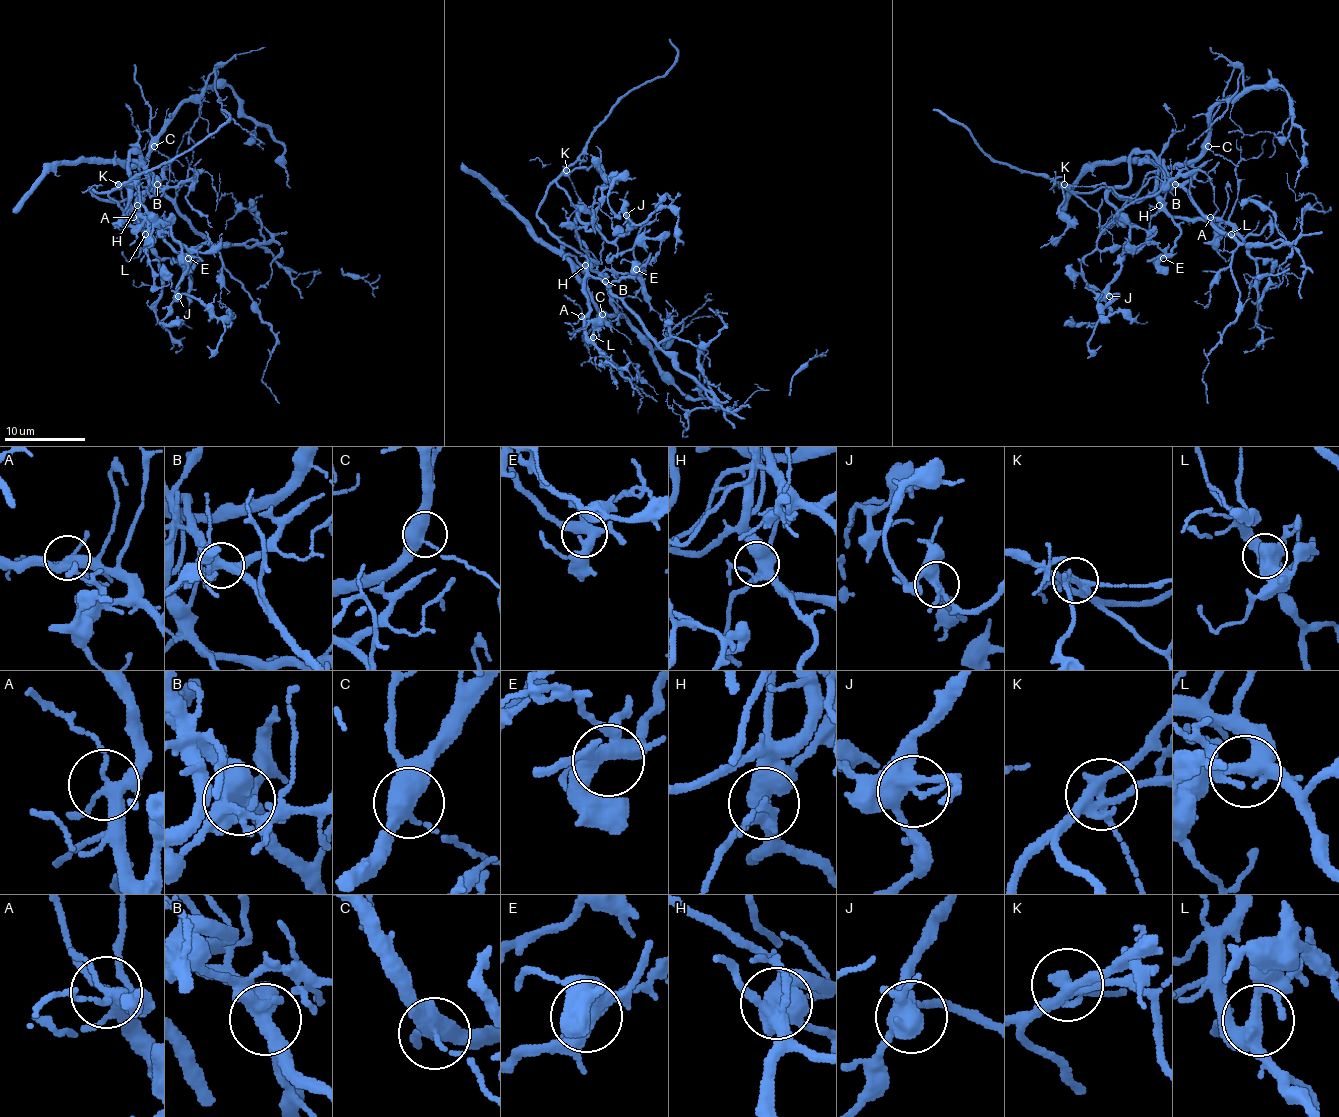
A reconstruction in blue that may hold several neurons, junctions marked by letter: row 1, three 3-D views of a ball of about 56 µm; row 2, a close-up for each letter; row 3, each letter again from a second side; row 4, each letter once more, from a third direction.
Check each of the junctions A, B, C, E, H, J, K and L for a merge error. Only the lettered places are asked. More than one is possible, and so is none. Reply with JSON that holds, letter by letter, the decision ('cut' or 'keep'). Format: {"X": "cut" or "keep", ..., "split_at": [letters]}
{"A": "keep", "B": "cut", "C": "keep", "E": "keep", "H": "keep", "J": "keep", "K": "cut", "L": "keep", "split_at": ["B", "K"]}

